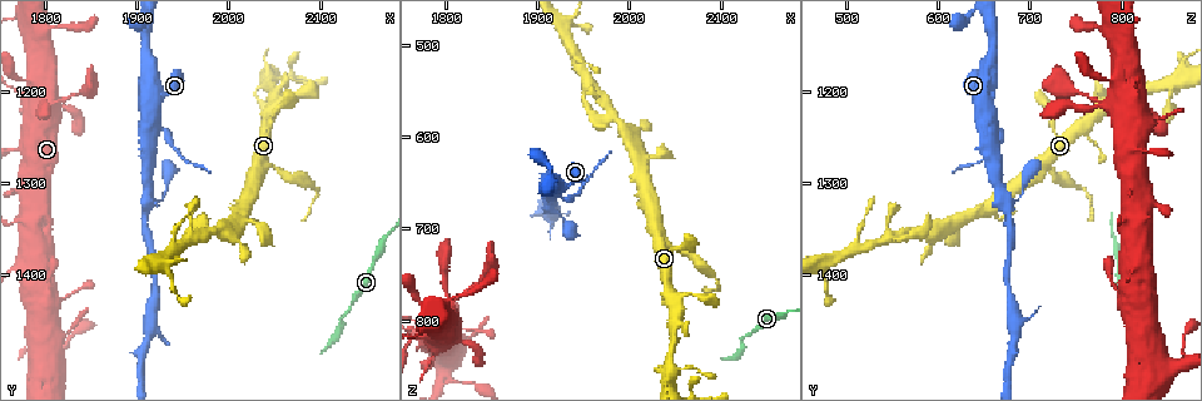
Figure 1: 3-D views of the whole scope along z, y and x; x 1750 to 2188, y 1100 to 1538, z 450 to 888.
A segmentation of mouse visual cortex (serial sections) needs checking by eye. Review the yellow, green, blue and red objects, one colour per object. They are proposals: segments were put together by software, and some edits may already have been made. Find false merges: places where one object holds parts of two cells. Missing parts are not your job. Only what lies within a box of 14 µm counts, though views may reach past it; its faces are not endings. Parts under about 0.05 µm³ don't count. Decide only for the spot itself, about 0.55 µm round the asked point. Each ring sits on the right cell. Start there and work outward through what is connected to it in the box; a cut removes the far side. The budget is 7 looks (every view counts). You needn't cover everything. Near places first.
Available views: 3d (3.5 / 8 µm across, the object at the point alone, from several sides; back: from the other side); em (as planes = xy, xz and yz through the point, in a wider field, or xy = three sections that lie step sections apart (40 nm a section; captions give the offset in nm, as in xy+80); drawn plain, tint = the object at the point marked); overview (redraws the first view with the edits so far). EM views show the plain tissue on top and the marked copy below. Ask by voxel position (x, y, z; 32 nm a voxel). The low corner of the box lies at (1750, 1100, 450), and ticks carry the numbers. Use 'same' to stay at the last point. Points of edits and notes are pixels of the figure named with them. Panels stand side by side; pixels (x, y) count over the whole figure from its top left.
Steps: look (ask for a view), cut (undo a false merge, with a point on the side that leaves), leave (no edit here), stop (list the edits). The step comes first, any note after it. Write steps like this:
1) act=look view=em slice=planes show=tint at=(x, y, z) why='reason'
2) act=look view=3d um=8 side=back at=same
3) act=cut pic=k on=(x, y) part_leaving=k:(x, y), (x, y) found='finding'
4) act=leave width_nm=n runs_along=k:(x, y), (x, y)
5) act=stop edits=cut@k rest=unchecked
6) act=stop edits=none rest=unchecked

act=look view=3d um=3.5 at=(2120, 1450, 825) why='sudden change in width'

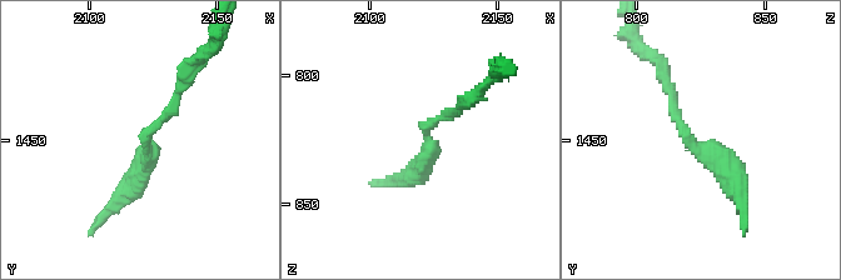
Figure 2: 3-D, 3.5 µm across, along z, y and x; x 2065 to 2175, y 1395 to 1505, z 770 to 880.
act=look view=em slice=xy step=2 show=tint at=(2123, 1454, 823)

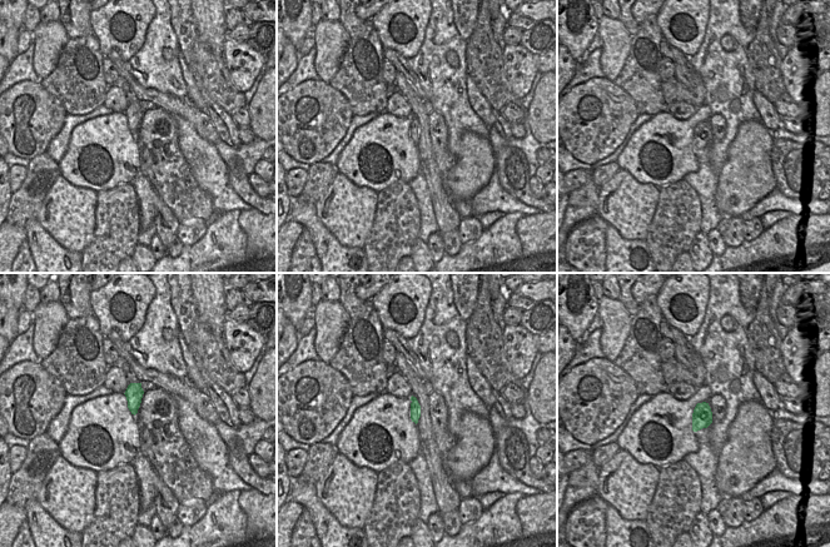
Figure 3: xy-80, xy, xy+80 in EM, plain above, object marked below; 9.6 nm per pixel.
act=leave runs_along=2:(667, 83), (686, 140), (718, 159), (741, 201) found='one cell here'

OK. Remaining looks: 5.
act=look view=3d um=3.5 at=(2040, 1170, 870) why='thick turns thin'

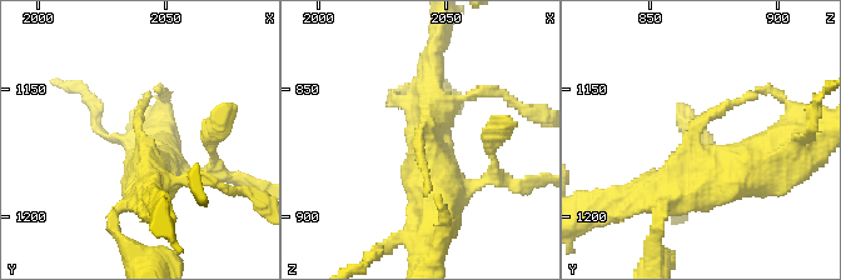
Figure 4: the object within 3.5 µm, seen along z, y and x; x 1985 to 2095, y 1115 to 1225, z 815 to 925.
act=look view=em slice=xy step=1 show=tint at=(2040, 1169, 868) arm_widths_nm=100,400

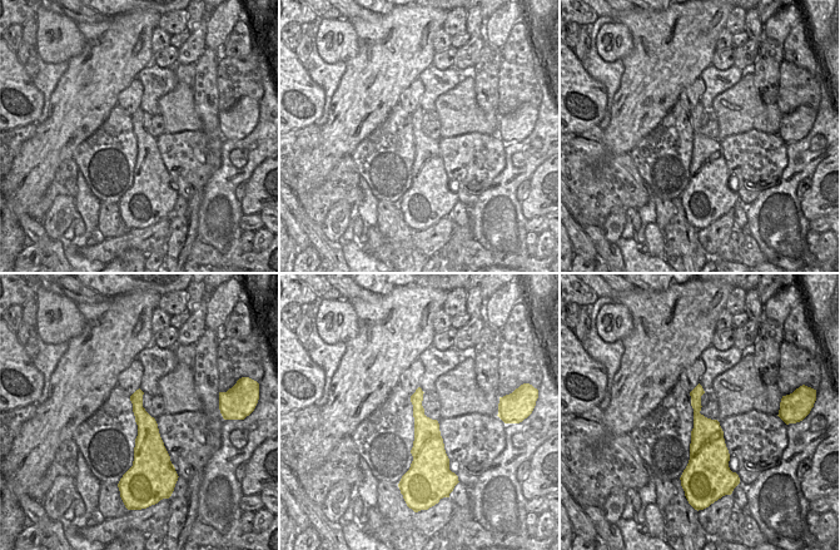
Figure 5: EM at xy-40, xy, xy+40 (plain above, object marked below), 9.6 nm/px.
act=leave found='one cell here'

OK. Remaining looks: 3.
act=look view=3d um=3.5 at=(1915, 1245, 660) why='a fork'

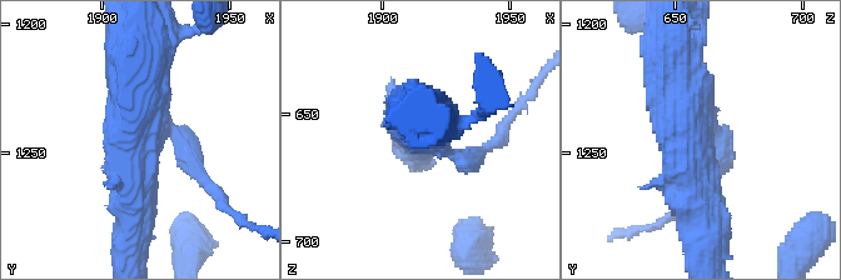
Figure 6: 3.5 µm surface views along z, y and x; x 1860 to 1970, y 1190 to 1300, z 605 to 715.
act=look view=em slice=xy step=2 show=tint at=(1918, 1245, 658)

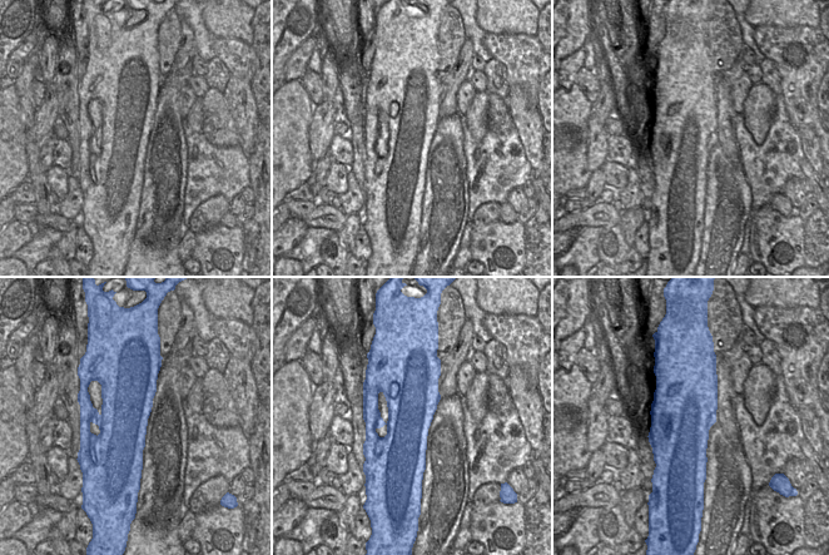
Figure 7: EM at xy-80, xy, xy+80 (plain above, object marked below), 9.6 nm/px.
act=cut pic=6 on=(199, 175) part_leaving=6:(184, 139), (195, 170), (238, 220) found='a second cell is stuck on'

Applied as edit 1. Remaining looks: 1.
act=stop edits=cut@6 rest=unchecked

